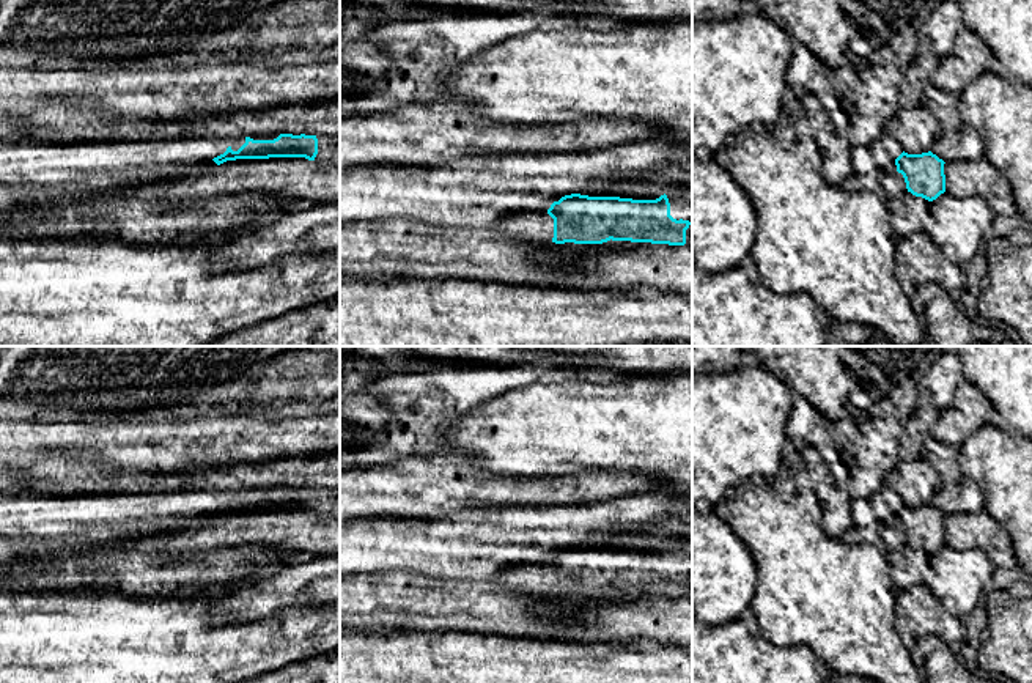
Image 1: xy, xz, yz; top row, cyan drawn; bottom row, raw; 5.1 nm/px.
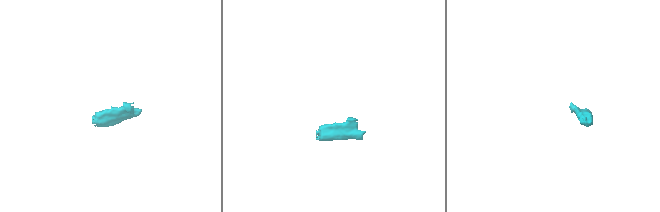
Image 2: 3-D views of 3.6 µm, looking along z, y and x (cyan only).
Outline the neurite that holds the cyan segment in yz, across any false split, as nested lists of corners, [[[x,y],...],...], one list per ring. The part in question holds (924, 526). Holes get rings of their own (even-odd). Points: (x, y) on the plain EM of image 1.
[[[903,504],[895,511],[897,524],[903,527],[908,545],[928,554],[945,545],[944,516],[931,504],[922,507]]]

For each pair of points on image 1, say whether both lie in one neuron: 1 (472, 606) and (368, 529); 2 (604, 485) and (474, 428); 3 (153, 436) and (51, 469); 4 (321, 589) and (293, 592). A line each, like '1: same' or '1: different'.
1: different
2: different
3: different
4: same

